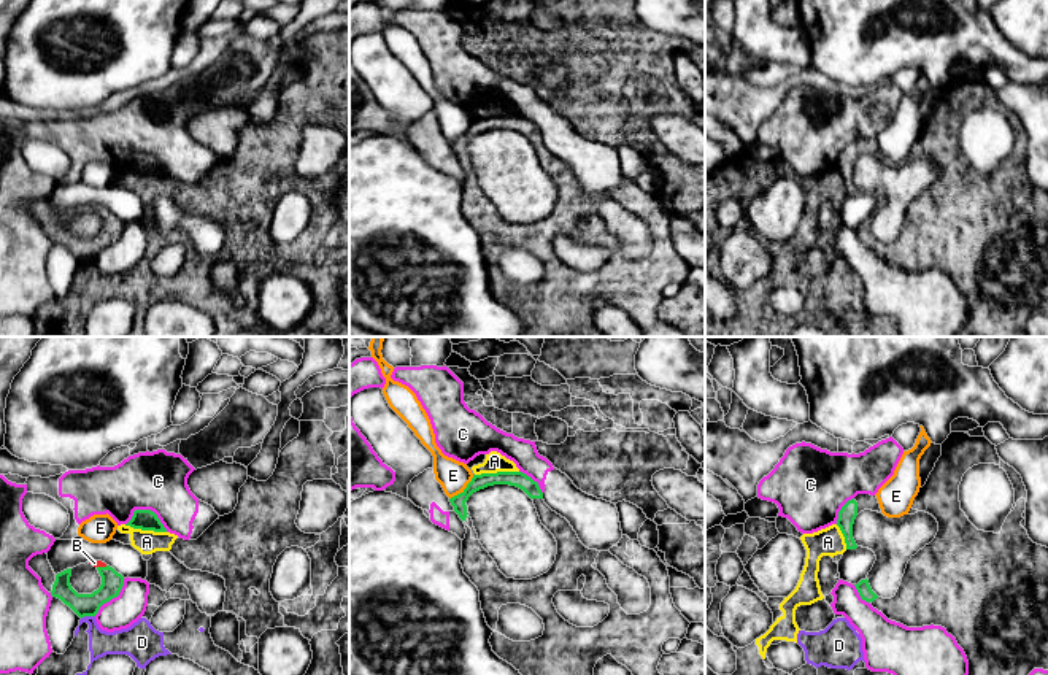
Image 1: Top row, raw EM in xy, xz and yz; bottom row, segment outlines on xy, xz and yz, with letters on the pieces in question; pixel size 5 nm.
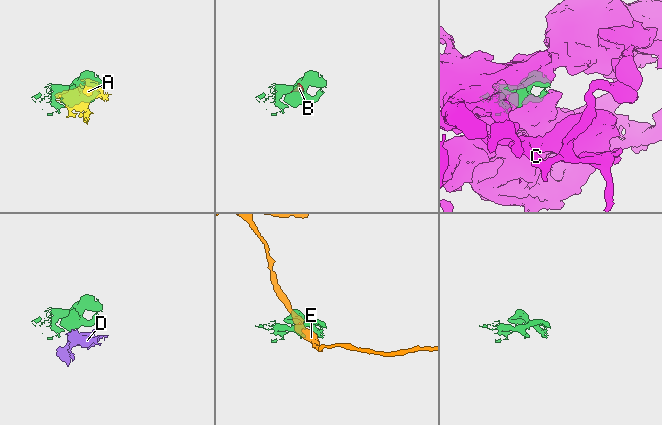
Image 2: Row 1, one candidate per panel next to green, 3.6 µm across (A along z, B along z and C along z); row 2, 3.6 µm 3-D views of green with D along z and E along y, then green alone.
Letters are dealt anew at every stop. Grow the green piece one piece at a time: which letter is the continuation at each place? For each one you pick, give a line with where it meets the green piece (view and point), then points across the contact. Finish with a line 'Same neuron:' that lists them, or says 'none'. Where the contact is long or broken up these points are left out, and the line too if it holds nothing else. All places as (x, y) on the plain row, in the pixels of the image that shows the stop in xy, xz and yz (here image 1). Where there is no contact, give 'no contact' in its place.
B: contact xy (102, 212); way xy (83, 250), (107, 232), (102, 212), (94, 207)
Same neuron: B

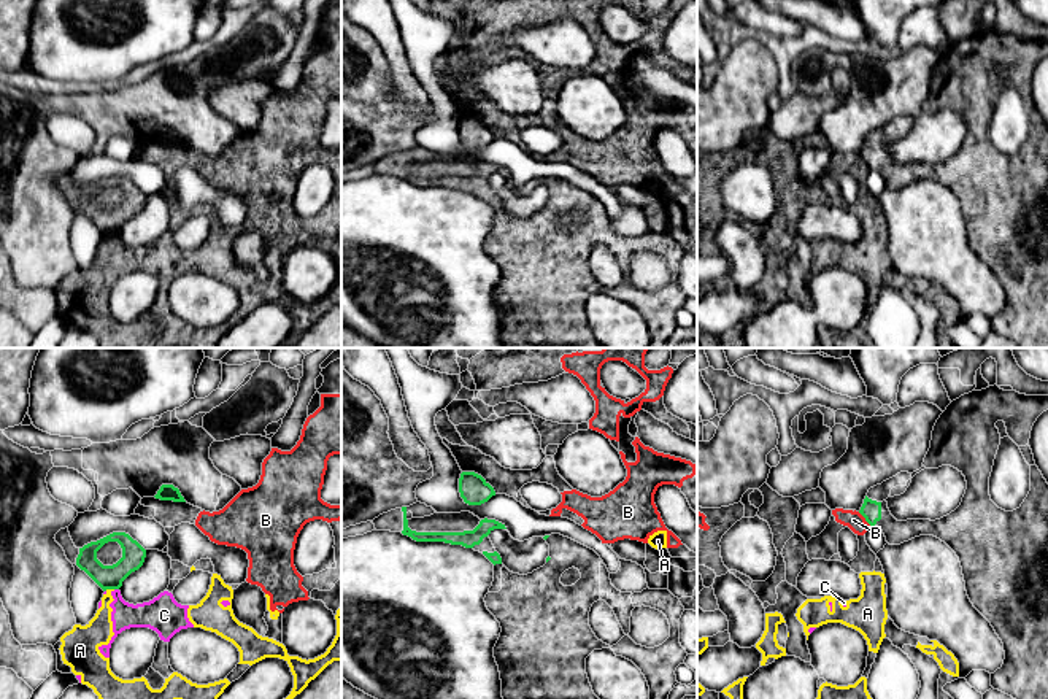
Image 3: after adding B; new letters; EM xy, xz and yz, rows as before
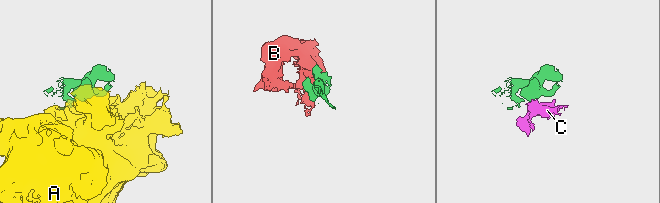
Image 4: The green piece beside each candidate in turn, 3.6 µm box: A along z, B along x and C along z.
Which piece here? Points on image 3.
Same neuron: none

